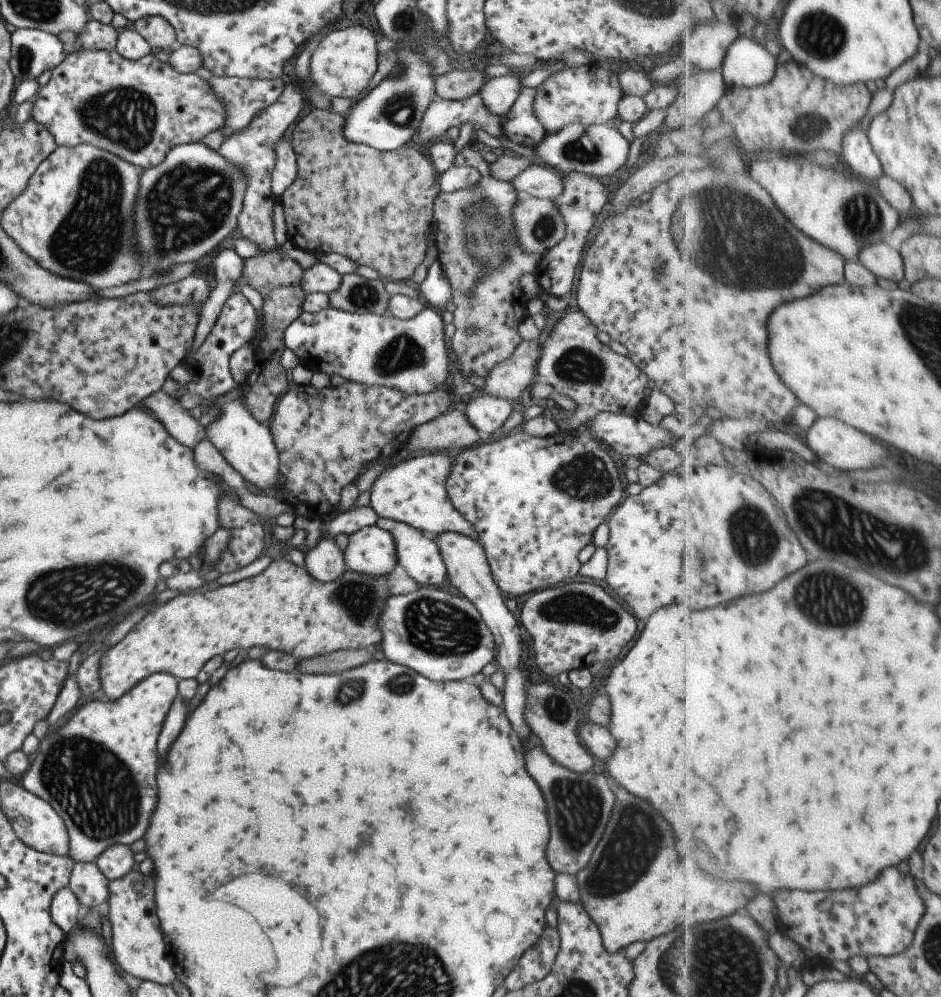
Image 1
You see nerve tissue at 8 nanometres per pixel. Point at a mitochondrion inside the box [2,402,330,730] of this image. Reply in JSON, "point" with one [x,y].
{"point":[48,597]}

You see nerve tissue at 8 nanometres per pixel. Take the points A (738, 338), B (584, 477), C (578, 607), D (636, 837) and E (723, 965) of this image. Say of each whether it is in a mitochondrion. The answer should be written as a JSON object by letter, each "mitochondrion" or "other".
{"A":"other","B":"mitochondrion","C":"mitochondrion","D":"mitochondrion","E":"mitochondrion"}

